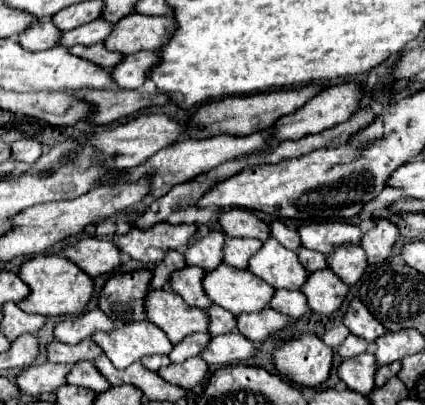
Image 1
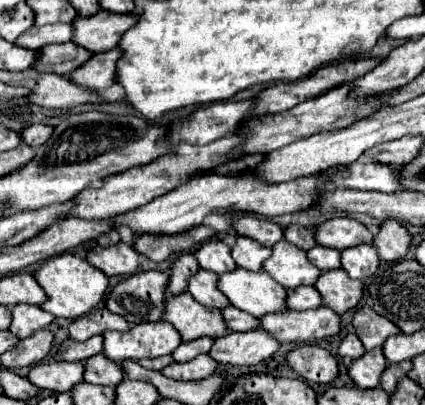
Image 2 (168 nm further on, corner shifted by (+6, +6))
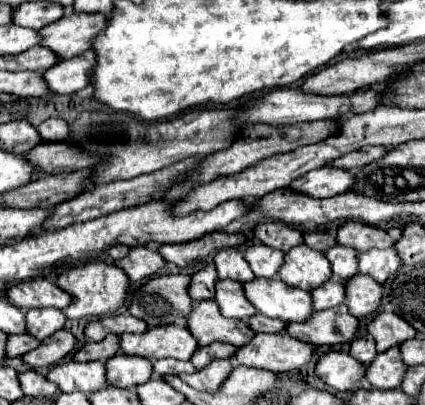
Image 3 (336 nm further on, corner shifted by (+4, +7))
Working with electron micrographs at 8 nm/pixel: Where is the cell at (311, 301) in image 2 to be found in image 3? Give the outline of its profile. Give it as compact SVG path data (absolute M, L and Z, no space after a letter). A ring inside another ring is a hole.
M328 281L326 285L318 287L312 291L312 299L314 299L314 309L322 311L322 309L332 309L338 307L346 297L346 285L342 291L342 283L340 281Z

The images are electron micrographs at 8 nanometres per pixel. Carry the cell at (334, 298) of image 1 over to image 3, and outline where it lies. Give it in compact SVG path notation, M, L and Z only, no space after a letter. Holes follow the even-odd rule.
M356 275L346 285L346 305L354 317L366 317L378 311L384 287L368 275Z

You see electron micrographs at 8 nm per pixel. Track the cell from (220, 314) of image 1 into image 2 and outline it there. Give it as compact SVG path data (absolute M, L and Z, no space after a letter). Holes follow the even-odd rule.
M226 306L224 310L220 310L226 326L230 330L238 330L238 332L248 332L248 330L256 330L260 326L258 318L234 308L234 306Z

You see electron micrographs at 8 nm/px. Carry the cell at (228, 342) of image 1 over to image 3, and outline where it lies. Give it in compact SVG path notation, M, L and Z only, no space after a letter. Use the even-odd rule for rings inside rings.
M256 333L256 337L240 347L232 361L236 365L246 367L260 367L270 371L294 371L310 361L316 347L304 341L298 341L290 337L288 333L268 335L268 333Z

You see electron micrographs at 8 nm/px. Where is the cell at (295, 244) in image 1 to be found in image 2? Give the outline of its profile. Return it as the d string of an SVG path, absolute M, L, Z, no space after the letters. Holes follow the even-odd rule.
M290 224L284 228L284 240L292 242L294 246L300 246L302 250L310 250L312 246L316 246L316 240L314 240L310 228L304 228L298 224Z

